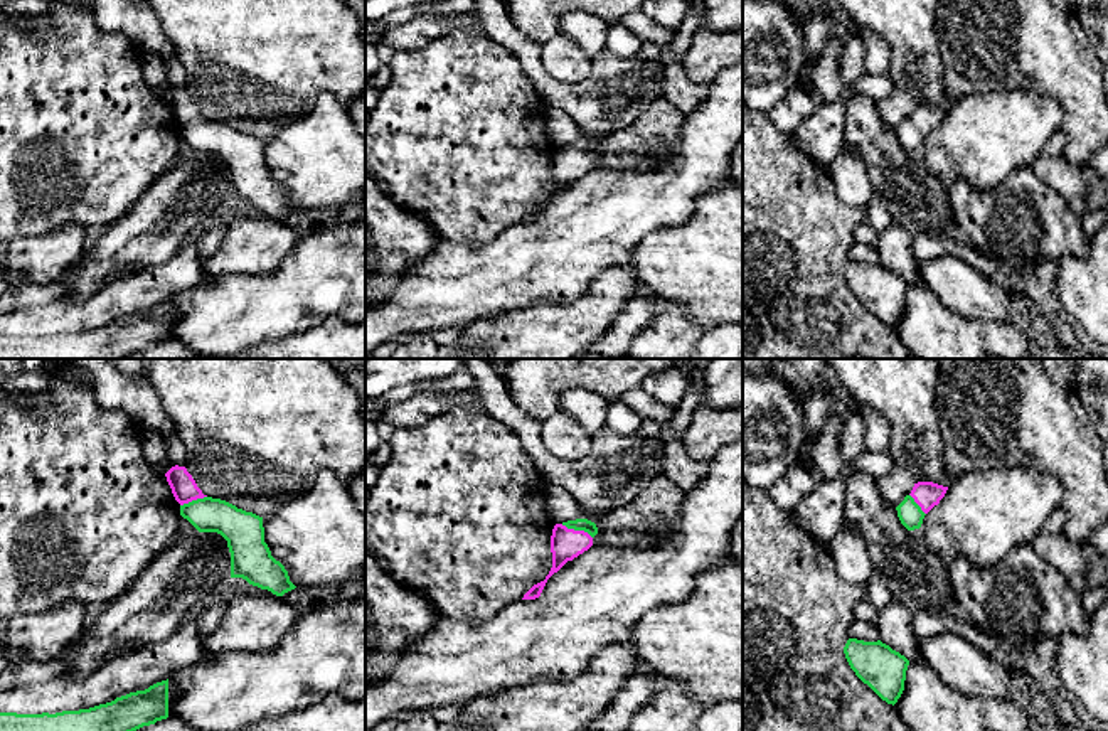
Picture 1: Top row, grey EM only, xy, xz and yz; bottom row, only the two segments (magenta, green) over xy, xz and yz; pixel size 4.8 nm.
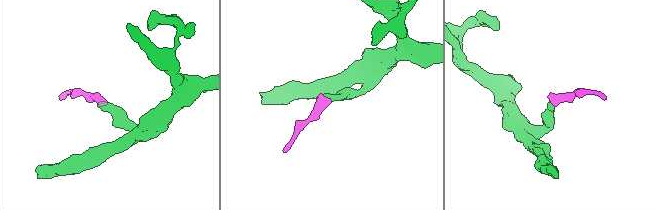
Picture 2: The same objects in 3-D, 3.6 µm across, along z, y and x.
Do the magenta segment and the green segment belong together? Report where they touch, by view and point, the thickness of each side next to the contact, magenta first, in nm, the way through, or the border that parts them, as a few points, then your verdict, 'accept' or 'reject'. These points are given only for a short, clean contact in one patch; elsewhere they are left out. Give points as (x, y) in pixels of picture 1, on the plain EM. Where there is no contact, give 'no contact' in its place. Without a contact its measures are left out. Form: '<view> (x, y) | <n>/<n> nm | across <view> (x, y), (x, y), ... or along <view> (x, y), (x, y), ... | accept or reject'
xz (576, 154) | 150/60 nm | across xz (566, 167), (576, 154), (580, 147) | accept

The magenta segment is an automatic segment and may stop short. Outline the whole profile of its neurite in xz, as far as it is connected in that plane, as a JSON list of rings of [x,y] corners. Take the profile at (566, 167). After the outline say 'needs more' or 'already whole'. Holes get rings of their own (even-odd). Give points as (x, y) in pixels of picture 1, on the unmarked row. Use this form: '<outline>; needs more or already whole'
[[[588,141],[567,143],[556,147],[551,158],[552,190],[544,204],[534,207],[522,222],[535,222],[541,219],[547,202],[557,195],[567,184],[573,184],[593,168],[598,157],[594,145]]]; needs more

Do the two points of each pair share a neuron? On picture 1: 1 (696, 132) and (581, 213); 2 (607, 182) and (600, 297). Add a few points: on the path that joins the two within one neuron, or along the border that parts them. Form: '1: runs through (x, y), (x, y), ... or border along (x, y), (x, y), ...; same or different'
1: runs through (689, 167), (657, 199), (617, 209); same
2: border along (630, 268), (607, 268), (575, 300); different

